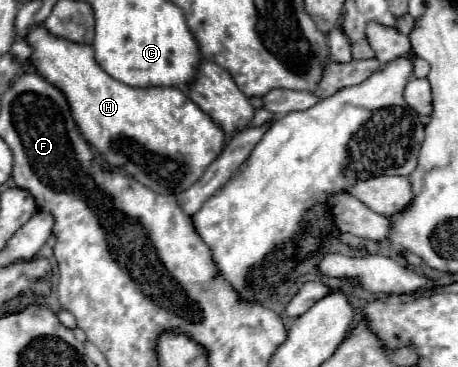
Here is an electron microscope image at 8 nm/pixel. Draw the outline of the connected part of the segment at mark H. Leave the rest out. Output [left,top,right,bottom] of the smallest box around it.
[24,25,224,193]

